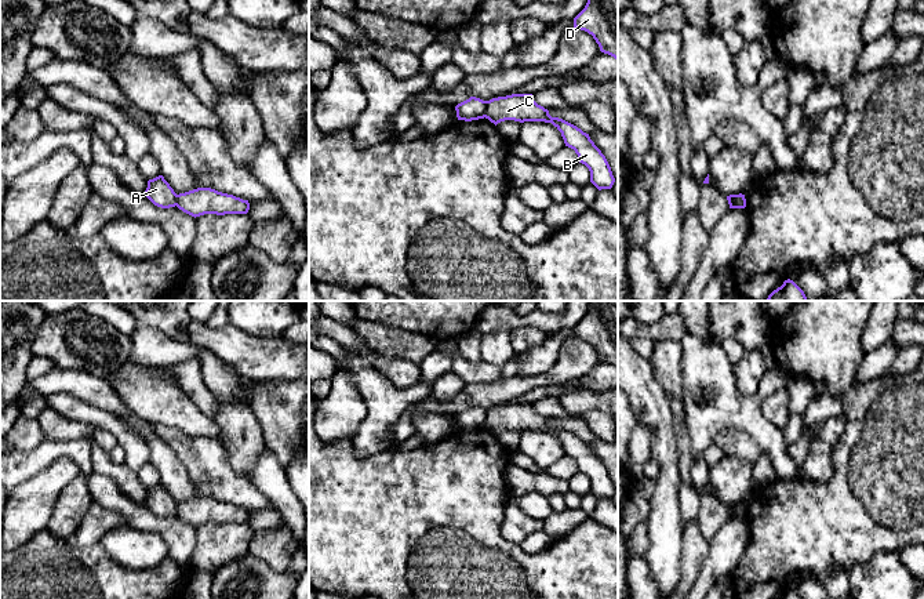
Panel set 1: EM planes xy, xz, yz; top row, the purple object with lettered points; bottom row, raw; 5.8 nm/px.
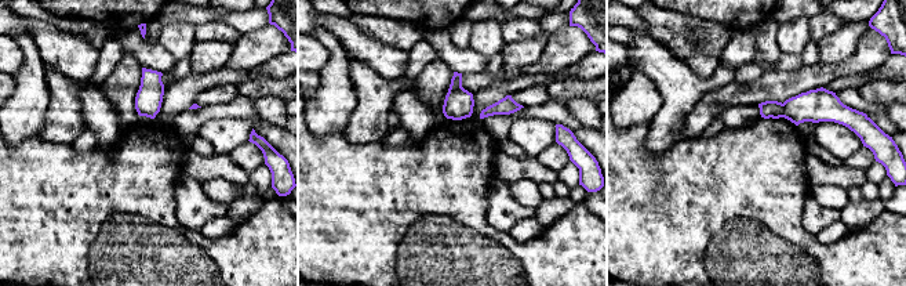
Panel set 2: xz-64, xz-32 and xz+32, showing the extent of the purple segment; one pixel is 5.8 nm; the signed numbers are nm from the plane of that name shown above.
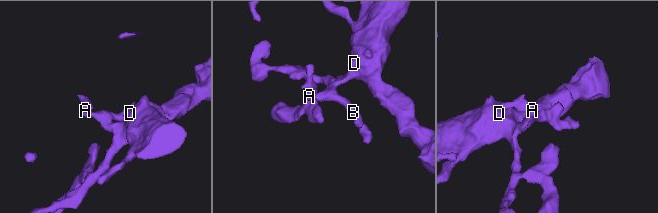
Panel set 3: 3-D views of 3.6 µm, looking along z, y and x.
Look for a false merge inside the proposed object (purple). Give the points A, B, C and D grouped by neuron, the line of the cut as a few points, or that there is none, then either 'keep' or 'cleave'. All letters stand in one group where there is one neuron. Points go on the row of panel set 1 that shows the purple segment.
groups A / B C D; cut xz (487, 101), (484, 116); cleave

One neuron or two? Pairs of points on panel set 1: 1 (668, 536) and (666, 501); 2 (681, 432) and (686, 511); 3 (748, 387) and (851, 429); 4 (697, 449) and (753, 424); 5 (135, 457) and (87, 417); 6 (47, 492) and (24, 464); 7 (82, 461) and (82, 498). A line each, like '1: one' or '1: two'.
1: one
2: one
3: two
4: one
5: one
6: two
7: two

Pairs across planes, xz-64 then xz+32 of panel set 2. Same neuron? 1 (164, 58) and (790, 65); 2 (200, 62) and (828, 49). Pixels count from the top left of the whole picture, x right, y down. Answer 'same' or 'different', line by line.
1: same
2: same

